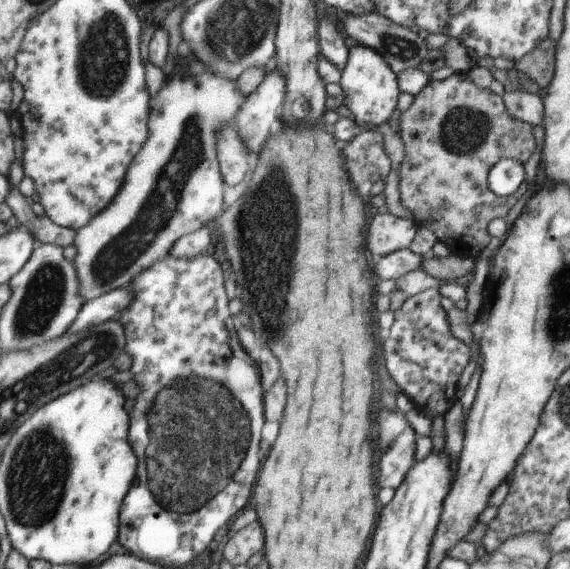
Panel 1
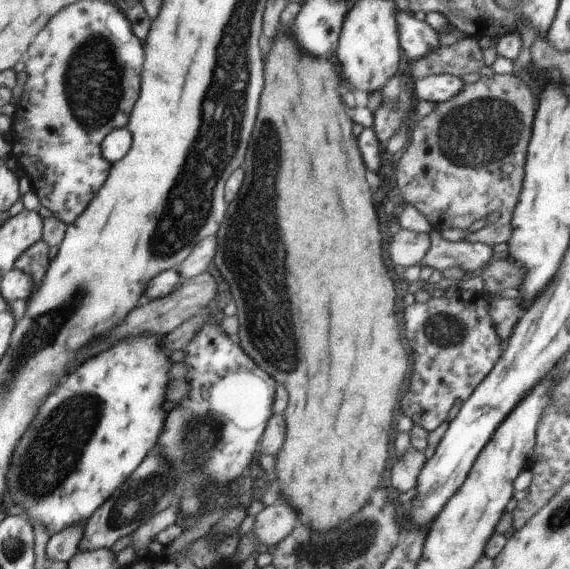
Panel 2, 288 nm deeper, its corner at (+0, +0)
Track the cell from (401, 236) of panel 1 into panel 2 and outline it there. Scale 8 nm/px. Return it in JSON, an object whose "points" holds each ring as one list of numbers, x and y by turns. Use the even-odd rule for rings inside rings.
{"points":[[401,230,389,242,389,258,393,260,393,264,403,266,403,270,405,270,409,266,417,266,429,252,429,246,431,246,429,234]]}

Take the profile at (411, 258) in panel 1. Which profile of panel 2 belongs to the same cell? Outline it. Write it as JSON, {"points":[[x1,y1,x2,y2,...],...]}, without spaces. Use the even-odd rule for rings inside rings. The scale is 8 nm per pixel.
{"points":[[431,230,431,246,429,252,425,254,425,258,417,264,417,266,431,266,439,272,443,272,445,268,461,268,467,272,467,276,479,274,493,258,497,258,497,254,493,252,493,246,489,244,479,244,479,242,449,242,441,236,439,230]]}

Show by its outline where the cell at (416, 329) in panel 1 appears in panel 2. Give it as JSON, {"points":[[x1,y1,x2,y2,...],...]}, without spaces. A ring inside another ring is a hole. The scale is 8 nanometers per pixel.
{"points":[[453,290,441,298,423,304,411,304,405,310,405,340,413,348,413,376,401,410,413,426,431,434,445,418,449,408,459,400,469,400,473,390,489,376,501,358,501,340,489,314,491,296,487,292]]}

